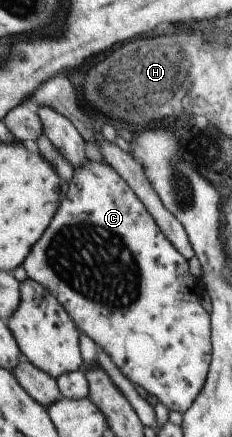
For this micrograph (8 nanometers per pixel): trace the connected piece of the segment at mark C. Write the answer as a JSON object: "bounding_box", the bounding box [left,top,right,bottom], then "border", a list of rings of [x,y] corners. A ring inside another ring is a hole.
{"bounding_box":[23,162,211,414],"border":[[[88,162],[82,168],[74,170],[74,176],[68,182],[64,193],[65,198],[60,204],[59,212],[56,212],[55,219],[48,226],[47,232],[44,232],[43,239],[35,245],[31,255],[24,262],[23,268],[30,279],[36,280],[42,284],[52,296],[66,309],[70,317],[75,321],[77,326],[84,328],[84,332],[90,336],[99,348],[106,350],[112,360],[118,364],[118,368],[128,376],[128,379],[136,386],[143,387],[148,394],[152,394],[159,399],[170,411],[176,411],[183,414],[195,400],[206,383],[208,362],[210,361],[210,340],[211,328],[208,328],[208,316],[206,310],[200,306],[198,298],[192,296],[194,290],[190,288],[202,288],[198,286],[198,280],[188,274],[186,258],[176,249],[176,246],[164,234],[155,217],[148,211],[146,205],[137,196],[131,185],[112,167],[102,162]]]}

